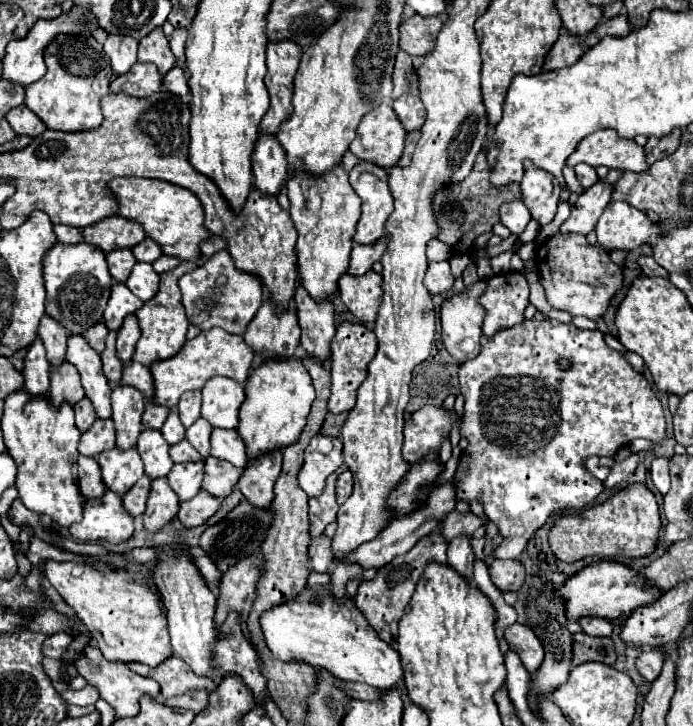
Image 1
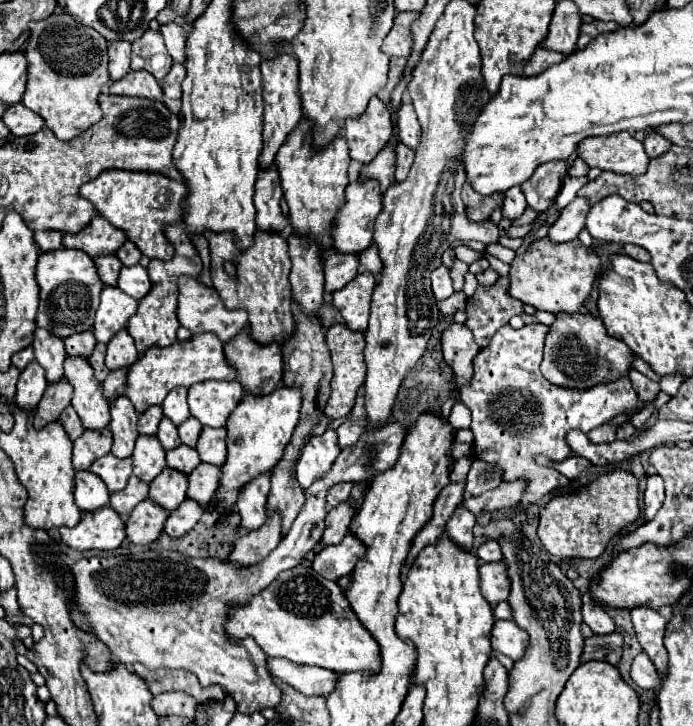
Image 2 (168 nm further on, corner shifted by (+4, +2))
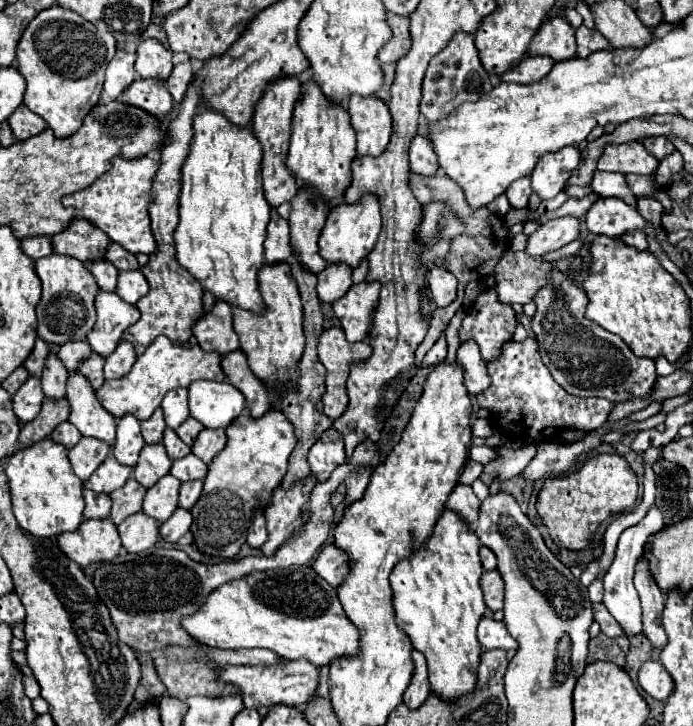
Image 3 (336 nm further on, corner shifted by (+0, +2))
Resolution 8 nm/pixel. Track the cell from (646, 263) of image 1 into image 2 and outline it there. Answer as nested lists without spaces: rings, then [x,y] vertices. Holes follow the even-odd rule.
[[[625,245],[625,253],[629,255],[629,257],[633,257],[633,259],[637,259],[637,261],[651,261],[651,257],[647,255],[647,251],[643,249],[643,247],[639,247],[639,245]]]

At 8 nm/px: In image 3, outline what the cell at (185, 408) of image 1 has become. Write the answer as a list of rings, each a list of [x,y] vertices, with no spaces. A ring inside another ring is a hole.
[[[179,387],[165,395],[161,409],[165,413],[165,421],[171,429],[177,429],[187,417],[189,417],[189,405],[187,405],[187,389]]]

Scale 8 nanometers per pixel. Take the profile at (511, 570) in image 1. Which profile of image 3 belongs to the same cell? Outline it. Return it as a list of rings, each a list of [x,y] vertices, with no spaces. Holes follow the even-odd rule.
[[[497,569],[493,571],[485,571],[481,577],[481,589],[485,595],[485,603],[491,611],[503,609],[503,595],[505,595],[505,587],[503,587],[503,579],[499,575]]]

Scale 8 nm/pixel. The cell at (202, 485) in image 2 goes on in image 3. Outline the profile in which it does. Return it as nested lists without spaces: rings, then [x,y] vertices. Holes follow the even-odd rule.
[[[193,479],[193,481],[183,483],[181,493],[179,493],[179,507],[191,509],[197,503],[197,499],[201,497],[201,487],[203,487],[201,479]]]

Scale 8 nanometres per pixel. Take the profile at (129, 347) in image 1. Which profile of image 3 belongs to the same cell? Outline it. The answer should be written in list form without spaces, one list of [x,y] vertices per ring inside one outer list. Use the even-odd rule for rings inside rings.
[[[121,341],[117,345],[117,349],[107,357],[105,379],[119,379],[119,377],[127,375],[133,367],[135,359],[137,359],[137,353],[135,353],[133,345],[127,341]]]

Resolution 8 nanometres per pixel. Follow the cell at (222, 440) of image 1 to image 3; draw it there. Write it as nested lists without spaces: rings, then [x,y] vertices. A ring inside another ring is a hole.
[[[203,429],[203,431],[199,433],[197,443],[193,443],[191,451],[193,451],[203,463],[209,465],[209,463],[213,461],[213,457],[215,457],[219,451],[223,451],[225,441],[227,441],[227,437],[225,437],[225,431],[223,431],[223,429],[215,429],[215,431]]]

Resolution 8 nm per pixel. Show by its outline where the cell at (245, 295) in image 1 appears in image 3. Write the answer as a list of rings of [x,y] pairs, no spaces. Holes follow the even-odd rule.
[[[215,301],[213,309],[203,313],[191,327],[195,339],[205,351],[217,351],[227,355],[239,349],[239,337],[233,329],[231,307],[225,301]]]

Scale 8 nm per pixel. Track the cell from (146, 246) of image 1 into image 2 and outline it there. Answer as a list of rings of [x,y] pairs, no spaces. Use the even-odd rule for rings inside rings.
[[[125,241],[115,255],[123,265],[137,265],[141,259],[141,251],[131,241]]]

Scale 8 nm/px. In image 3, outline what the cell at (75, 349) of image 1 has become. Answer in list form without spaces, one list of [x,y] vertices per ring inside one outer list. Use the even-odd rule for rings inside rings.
[[[69,375],[67,399],[71,403],[69,421],[81,431],[81,435],[97,437],[113,445],[117,419],[107,409],[103,409],[101,403],[95,399],[95,389],[91,387],[91,383],[87,383],[85,375]]]

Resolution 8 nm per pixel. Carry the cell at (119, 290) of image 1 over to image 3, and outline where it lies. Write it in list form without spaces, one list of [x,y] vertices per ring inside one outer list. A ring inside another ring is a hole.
[[[101,291],[95,299],[97,307],[97,323],[95,329],[87,335],[87,341],[91,349],[103,357],[111,355],[117,347],[117,343],[123,337],[123,331],[137,323],[141,317],[139,309],[135,305],[129,305],[115,293]]]

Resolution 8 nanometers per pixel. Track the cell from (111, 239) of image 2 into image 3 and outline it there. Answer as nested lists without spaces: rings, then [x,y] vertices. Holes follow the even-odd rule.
[[[77,217],[73,219],[71,227],[61,231],[59,235],[53,235],[51,243],[55,253],[71,255],[77,257],[79,261],[97,261],[105,257],[111,239],[91,221]]]

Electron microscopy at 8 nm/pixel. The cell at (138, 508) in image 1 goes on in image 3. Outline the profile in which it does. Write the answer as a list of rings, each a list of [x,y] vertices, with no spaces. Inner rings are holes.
[[[133,477],[127,479],[127,483],[111,493],[111,521],[115,521],[115,525],[119,525],[125,517],[139,513],[141,511],[141,503],[143,503],[143,495],[145,495],[145,487],[141,483],[137,483]]]

